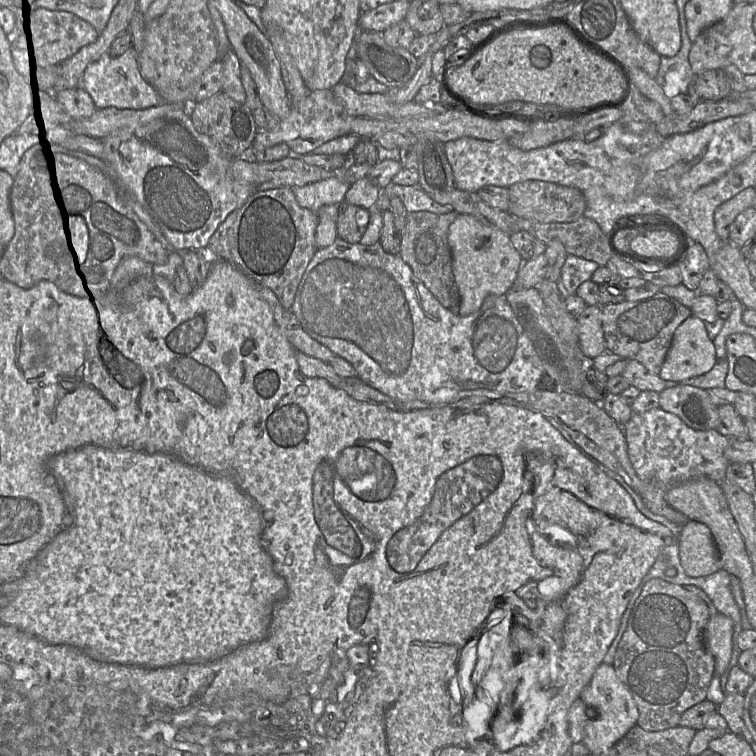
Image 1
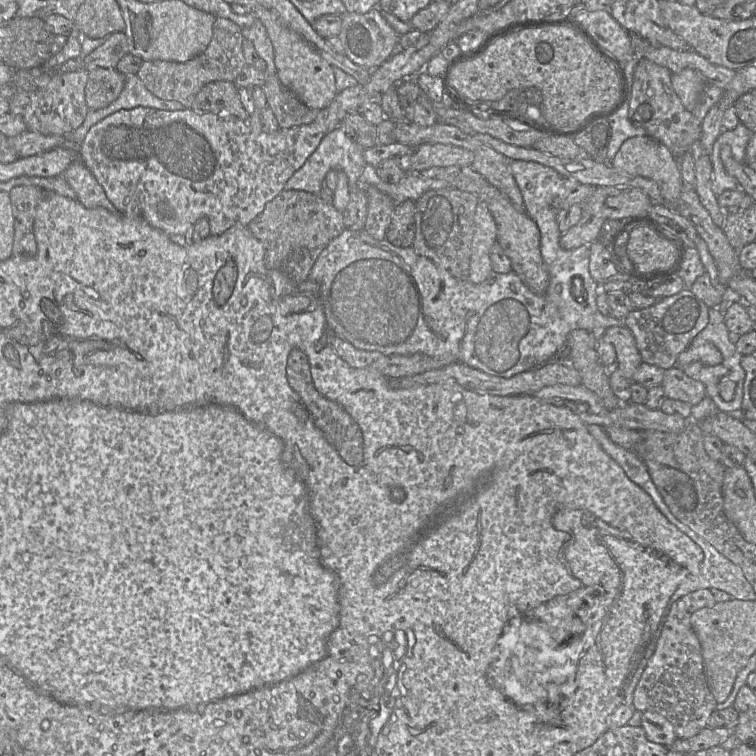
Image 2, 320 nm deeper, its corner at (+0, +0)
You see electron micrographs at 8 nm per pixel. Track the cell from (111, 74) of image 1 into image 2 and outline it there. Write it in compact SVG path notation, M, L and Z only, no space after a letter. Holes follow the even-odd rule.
M136 74L125 75L124 88L119 97L104 108L89 109L83 123L70 134L71 142L79 146L94 124L119 110L139 106L159 110L178 109L178 107L181 109L181 103L178 101L163 100L152 94Z

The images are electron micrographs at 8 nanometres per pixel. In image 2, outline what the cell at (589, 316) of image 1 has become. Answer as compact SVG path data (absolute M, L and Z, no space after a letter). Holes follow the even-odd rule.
M623 325L609 327L599 334L615 348L616 363L614 366L633 382L633 376L643 361L632 332Z

